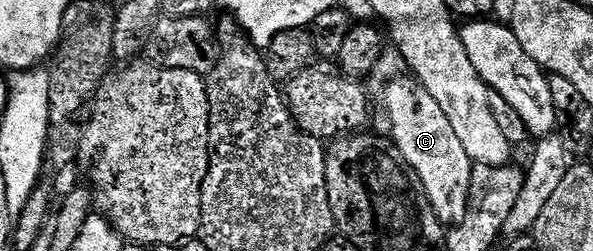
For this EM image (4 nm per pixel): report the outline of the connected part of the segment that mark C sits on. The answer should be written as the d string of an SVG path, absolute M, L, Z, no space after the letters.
M415 79L396 80L388 88L384 100L388 103L388 116L392 119L391 139L402 158L416 172L428 200L440 223L445 226L461 224L468 213L468 195L472 185L472 159L462 147L450 118L434 102L434 98Z

